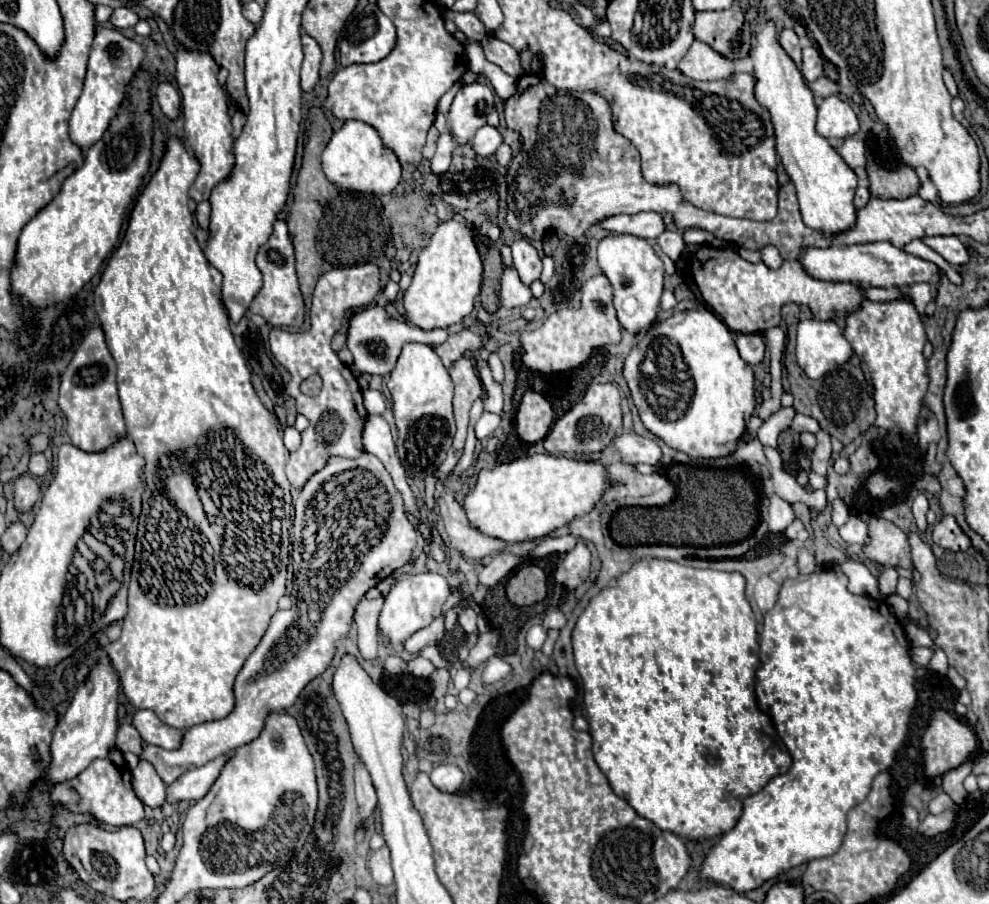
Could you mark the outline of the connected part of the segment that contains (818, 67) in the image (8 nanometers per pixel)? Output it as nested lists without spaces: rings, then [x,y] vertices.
[[[816,46],[802,48],[802,66],[800,72],[806,82],[814,82],[818,76],[822,76],[822,56]]]

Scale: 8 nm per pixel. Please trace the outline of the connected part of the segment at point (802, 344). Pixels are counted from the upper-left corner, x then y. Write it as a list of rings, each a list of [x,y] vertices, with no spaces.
[[[802,320],[798,324],[796,360],[810,378],[820,378],[844,364],[852,348],[834,320]]]

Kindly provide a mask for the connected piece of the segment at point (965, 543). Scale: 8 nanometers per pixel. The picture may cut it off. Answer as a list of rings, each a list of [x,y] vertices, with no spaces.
[[[944,516],[938,524],[932,528],[932,542],[940,548],[962,552],[970,548],[970,538],[960,530],[954,516]]]

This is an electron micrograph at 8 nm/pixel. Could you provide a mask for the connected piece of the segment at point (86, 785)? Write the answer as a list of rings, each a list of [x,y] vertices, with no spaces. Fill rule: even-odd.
[[[112,748],[108,758],[94,760],[80,776],[62,784],[54,786],[50,800],[52,803],[61,804],[70,812],[92,814],[96,820],[112,826],[124,826],[126,822],[140,822],[144,818],[144,804],[132,790],[132,774],[128,762],[118,748]]]

